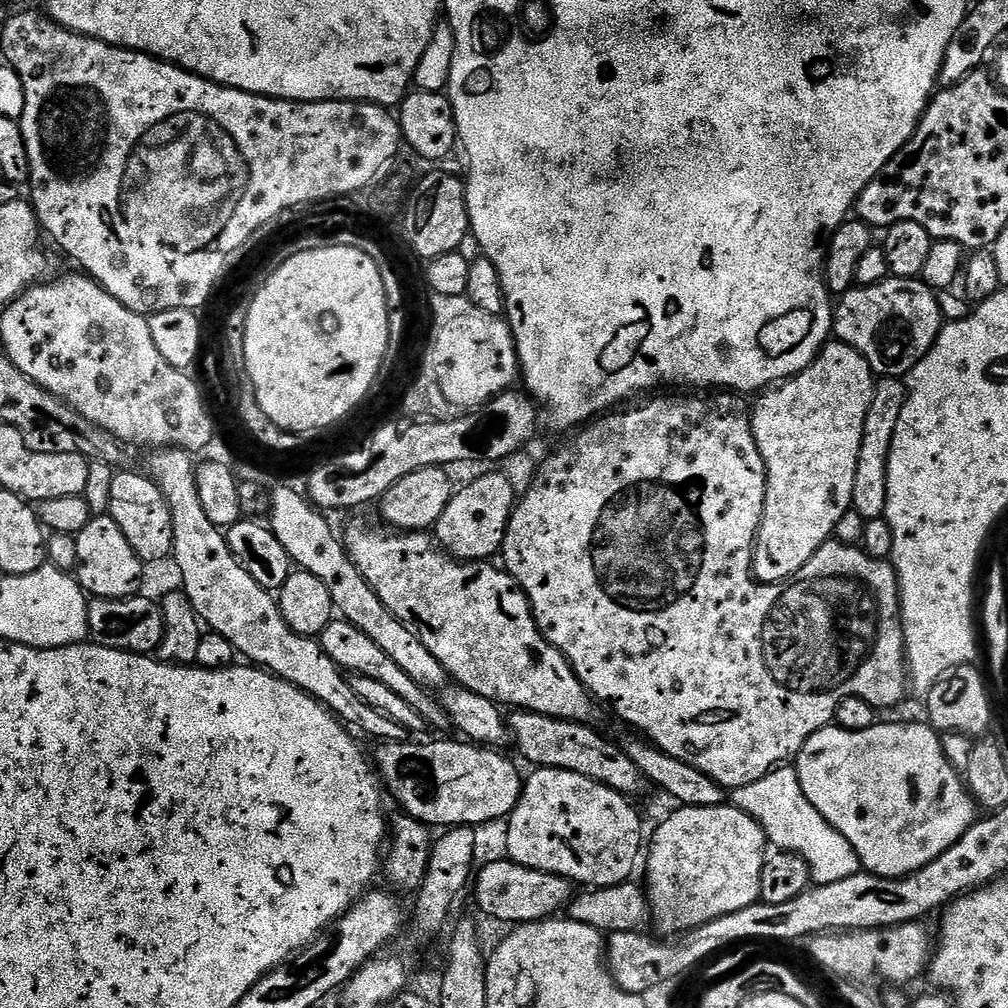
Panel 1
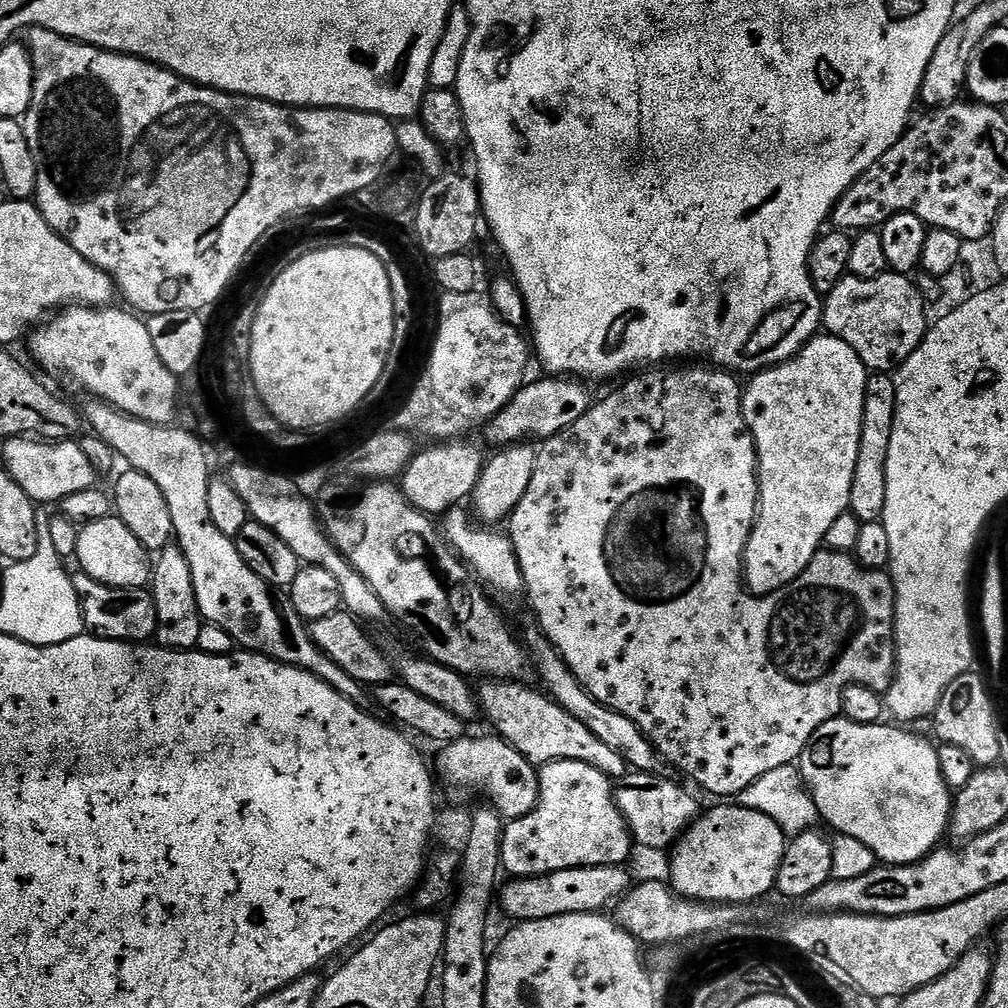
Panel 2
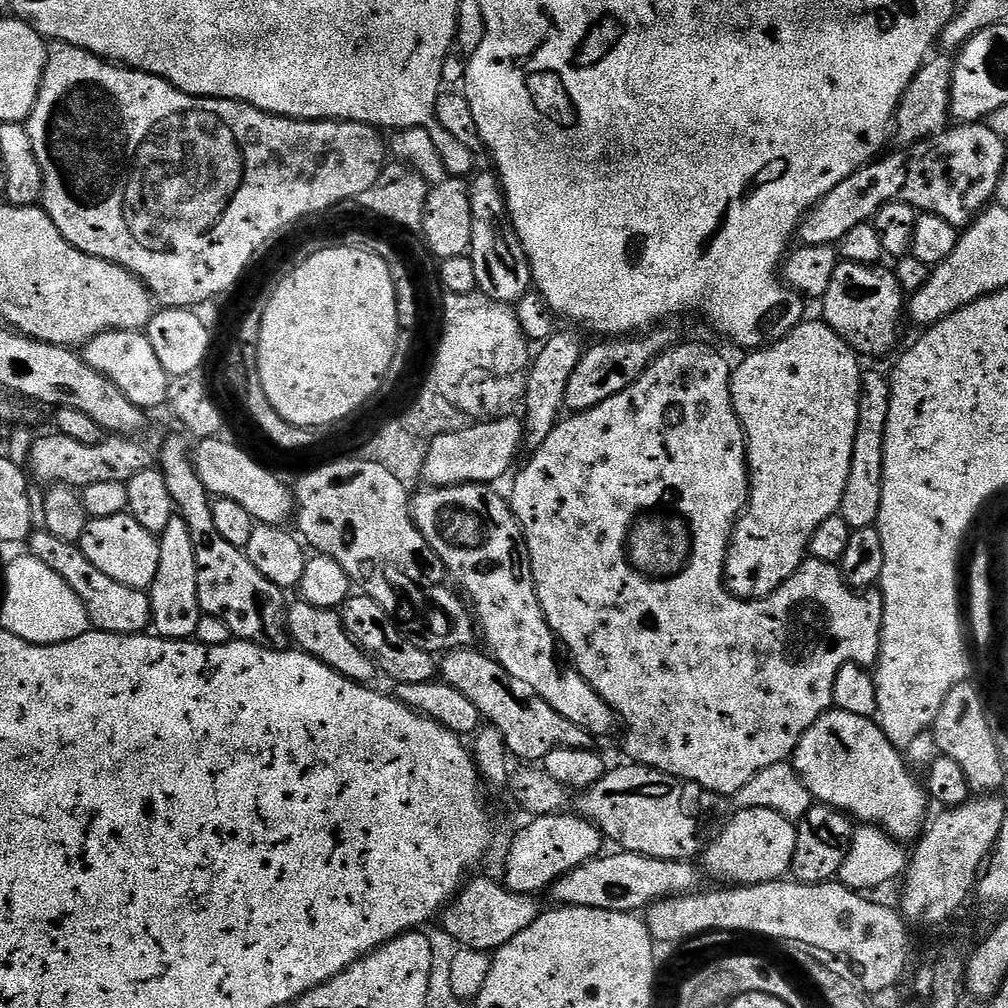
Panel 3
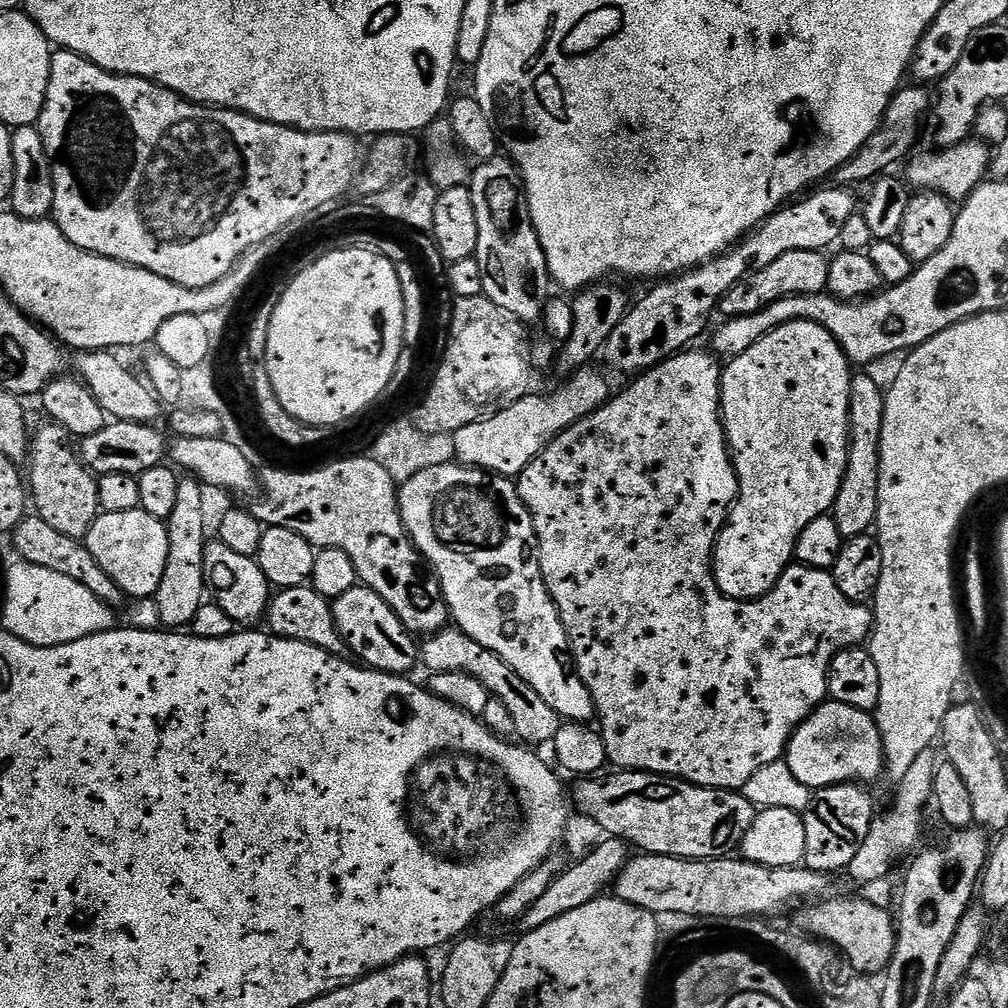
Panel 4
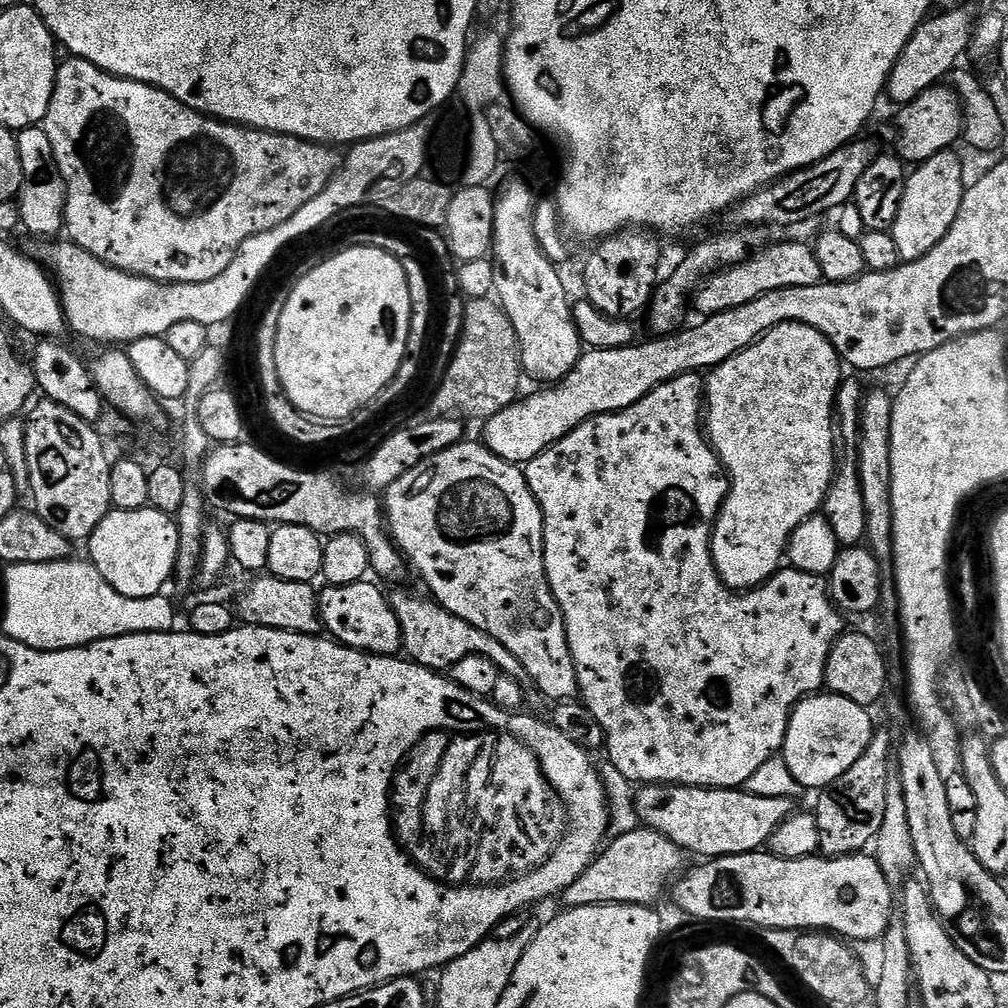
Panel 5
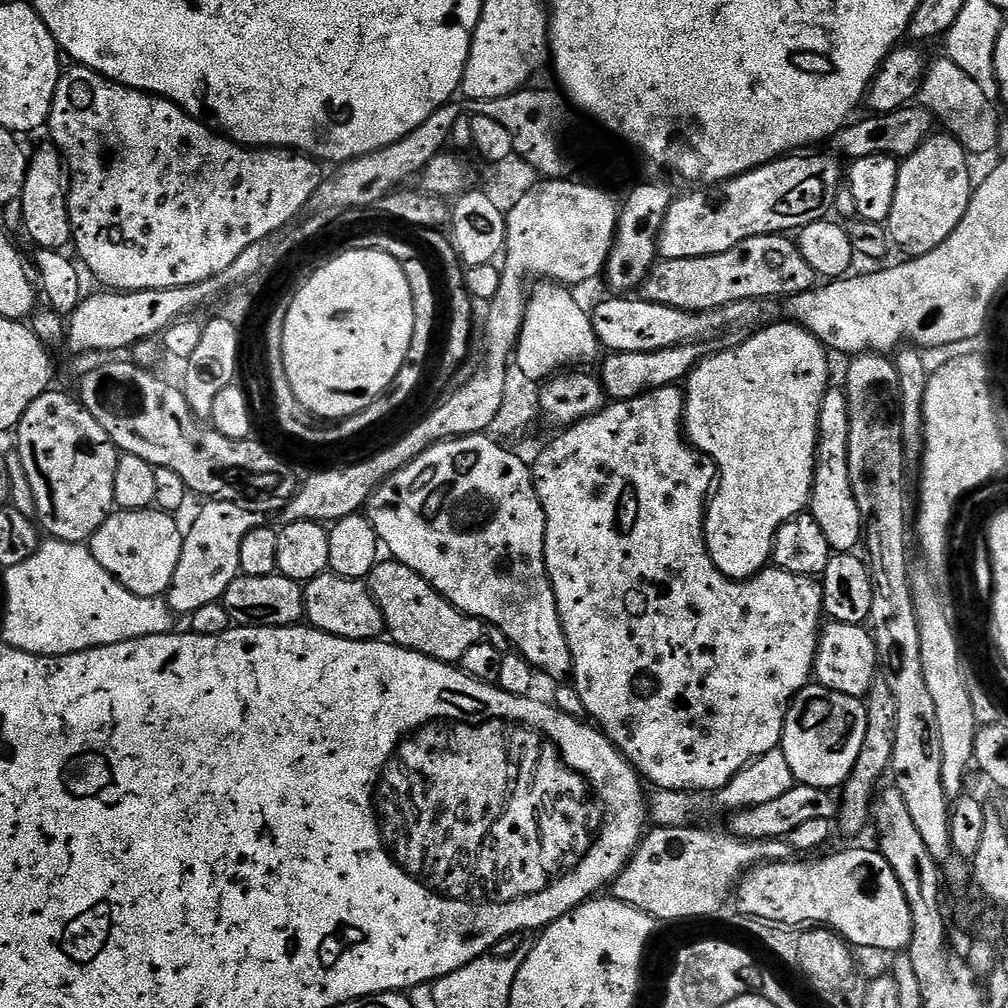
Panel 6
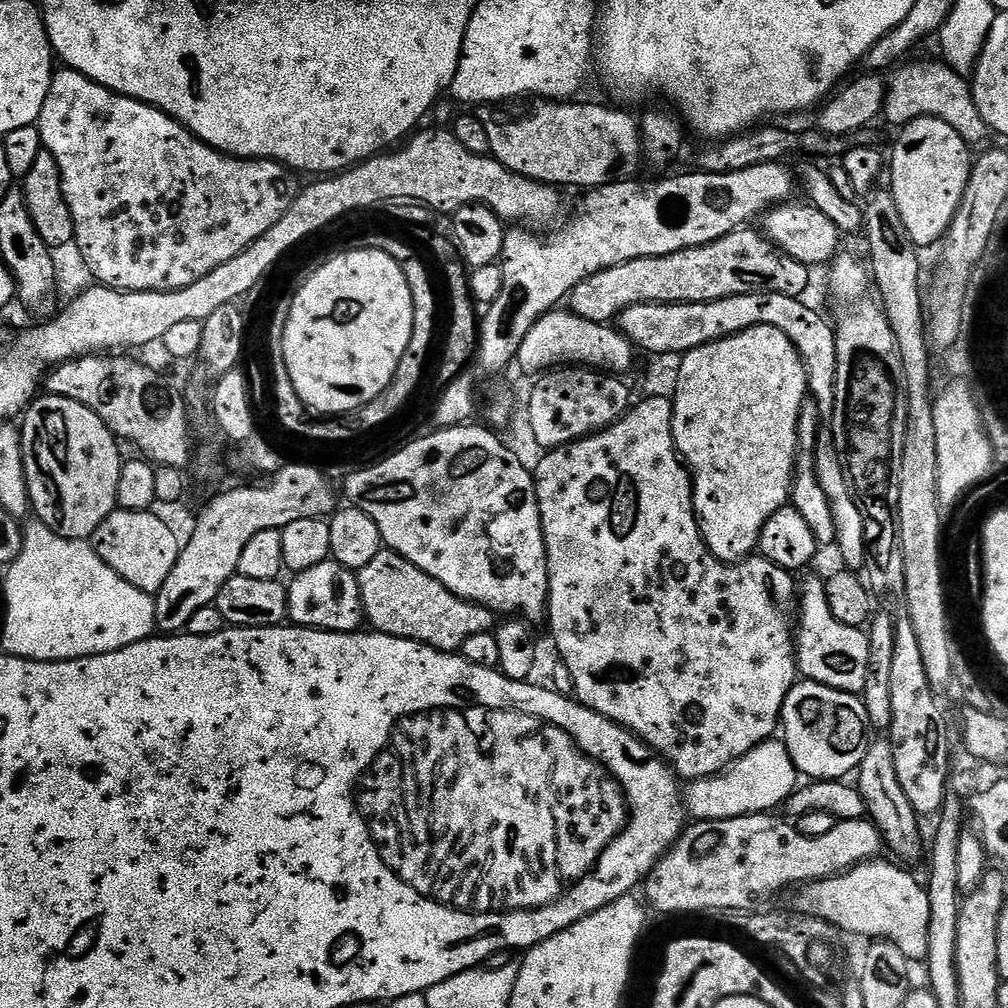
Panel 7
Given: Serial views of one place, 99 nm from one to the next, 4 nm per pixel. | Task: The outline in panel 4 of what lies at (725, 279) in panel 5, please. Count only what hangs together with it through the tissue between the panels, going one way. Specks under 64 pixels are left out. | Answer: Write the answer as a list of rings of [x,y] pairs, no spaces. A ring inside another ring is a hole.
[[[790,250],[790,254],[782,254],[782,258],[774,258],[766,270],[758,270],[748,275],[744,280],[739,280],[730,289],[718,308],[725,317],[753,316],[758,310],[770,306],[787,296],[805,296],[818,294],[828,287],[830,278],[830,260],[824,252],[814,250]]]

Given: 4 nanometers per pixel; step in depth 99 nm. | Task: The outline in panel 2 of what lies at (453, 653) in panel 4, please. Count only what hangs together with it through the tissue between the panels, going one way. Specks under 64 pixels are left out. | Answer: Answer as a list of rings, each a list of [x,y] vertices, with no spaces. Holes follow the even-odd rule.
[[[489,679],[478,688],[478,708],[486,719],[492,723],[491,731],[500,739],[514,746],[534,765],[549,764],[559,760],[586,762],[594,770],[602,770],[609,778],[625,775],[626,765],[622,754],[614,754],[606,742],[601,742],[595,734],[590,734],[574,714],[570,714],[562,705],[549,698],[543,691],[535,692],[527,688],[524,682],[514,680]]]

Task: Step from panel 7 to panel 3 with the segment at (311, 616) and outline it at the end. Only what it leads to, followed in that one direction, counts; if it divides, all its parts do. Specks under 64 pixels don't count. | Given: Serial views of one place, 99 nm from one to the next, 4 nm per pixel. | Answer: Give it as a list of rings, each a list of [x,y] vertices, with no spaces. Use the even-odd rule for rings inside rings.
[[[353,594],[342,605],[344,625],[354,638],[356,645],[367,656],[376,662],[377,669],[384,672],[396,684],[409,684],[410,682],[430,682],[437,679],[438,660],[433,653],[414,646],[414,642],[407,640],[401,633],[396,621],[378,606],[371,598],[363,594]]]

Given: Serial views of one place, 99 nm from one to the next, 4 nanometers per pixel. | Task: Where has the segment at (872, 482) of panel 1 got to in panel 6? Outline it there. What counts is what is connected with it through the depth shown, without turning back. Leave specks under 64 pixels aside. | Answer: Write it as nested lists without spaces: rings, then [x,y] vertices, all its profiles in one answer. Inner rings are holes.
[[[829,387],[822,398],[820,417],[818,418],[818,438],[816,439],[816,473],[812,487],[810,514],[822,526],[826,542],[830,542],[833,553],[855,553],[861,547],[864,535],[862,514],[850,486],[850,414],[848,413],[848,396],[843,387]]]

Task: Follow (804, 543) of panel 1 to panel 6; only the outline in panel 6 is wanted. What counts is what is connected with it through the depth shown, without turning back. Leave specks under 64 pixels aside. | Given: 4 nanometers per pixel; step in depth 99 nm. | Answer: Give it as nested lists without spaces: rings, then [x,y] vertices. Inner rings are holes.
[[[795,322],[788,324],[772,324],[761,332],[753,334],[749,340],[728,348],[725,352],[716,352],[705,355],[704,359],[692,369],[688,375],[684,393],[684,422],[683,429],[689,444],[698,452],[709,456],[716,464],[718,483],[711,493],[704,514],[704,540],[708,544],[708,553],[714,562],[716,569],[729,576],[732,580],[749,580],[751,576],[757,576],[764,568],[769,567],[772,558],[772,543],[778,534],[780,527],[790,518],[801,515],[809,507],[812,499],[812,487],[814,486],[814,474],[816,473],[816,439],[818,438],[818,418],[822,398],[828,392],[828,356],[823,344],[812,333],[801,328]]]

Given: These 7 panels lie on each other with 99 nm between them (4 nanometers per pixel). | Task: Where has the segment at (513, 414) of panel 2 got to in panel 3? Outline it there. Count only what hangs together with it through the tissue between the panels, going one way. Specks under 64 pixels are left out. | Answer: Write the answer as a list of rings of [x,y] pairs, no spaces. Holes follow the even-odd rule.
[[[660,326],[645,334],[608,338],[600,342],[604,344],[589,347],[580,357],[574,374],[570,374],[570,382],[564,395],[565,409],[572,414],[585,412],[606,402],[606,398],[614,398],[614,394],[622,394],[622,390],[633,384],[662,353],[677,343],[677,340],[678,336],[675,336],[668,326]]]

